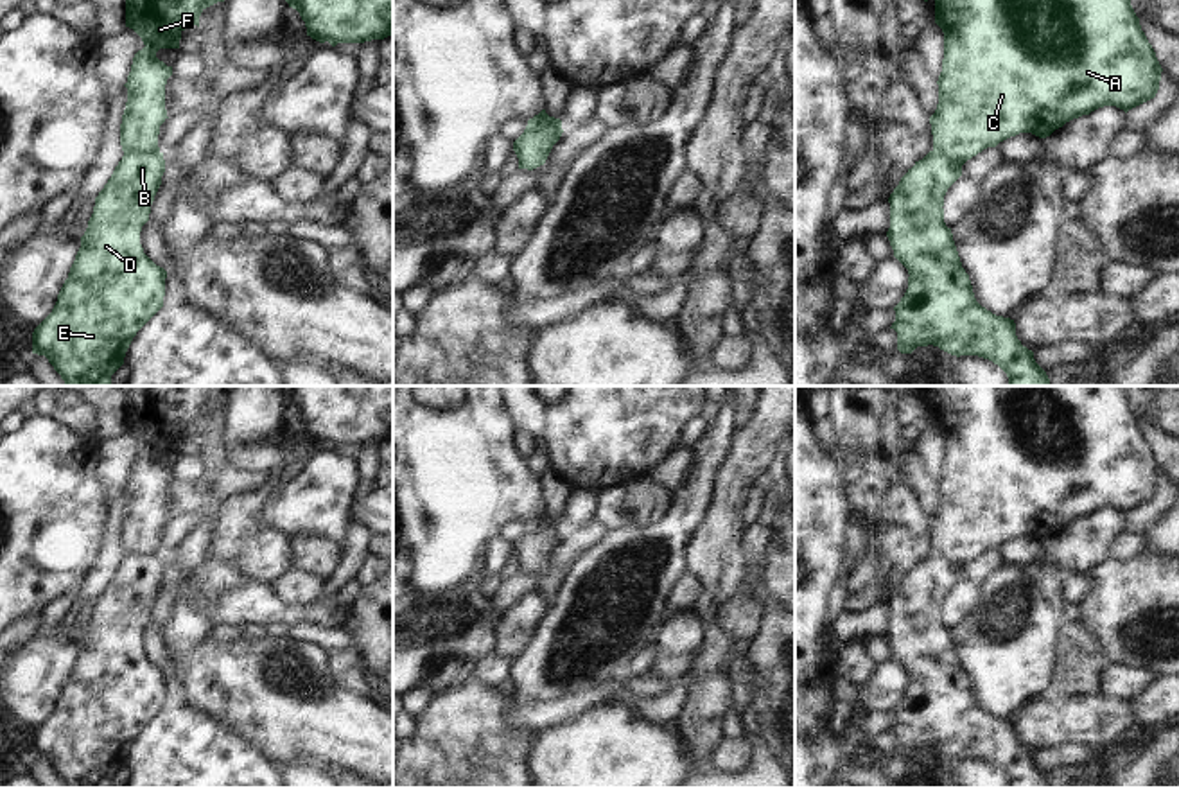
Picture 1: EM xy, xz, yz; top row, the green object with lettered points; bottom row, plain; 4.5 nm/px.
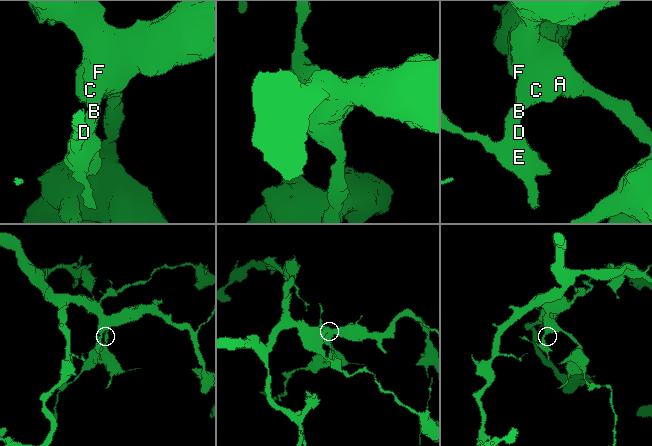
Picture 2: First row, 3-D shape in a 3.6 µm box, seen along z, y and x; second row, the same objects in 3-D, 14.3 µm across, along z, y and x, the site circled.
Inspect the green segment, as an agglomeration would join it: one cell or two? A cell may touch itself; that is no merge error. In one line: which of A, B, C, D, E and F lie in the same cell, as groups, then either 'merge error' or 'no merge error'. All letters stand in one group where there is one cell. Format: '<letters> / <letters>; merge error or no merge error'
A C F / B D E; merge error

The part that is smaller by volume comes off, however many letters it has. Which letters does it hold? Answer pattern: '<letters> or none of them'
B, D, E

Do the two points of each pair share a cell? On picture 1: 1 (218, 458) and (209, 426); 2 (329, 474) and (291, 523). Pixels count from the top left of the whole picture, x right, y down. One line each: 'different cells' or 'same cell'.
1: same cell
2: same cell

